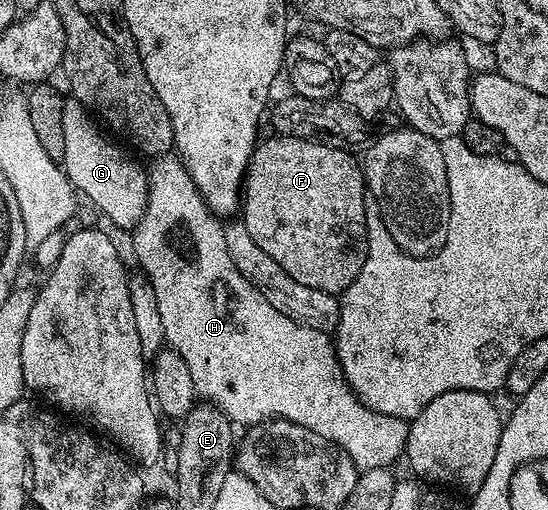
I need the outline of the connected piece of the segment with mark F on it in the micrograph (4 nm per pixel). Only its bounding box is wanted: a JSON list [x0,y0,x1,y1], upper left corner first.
[239,135,370,296]

